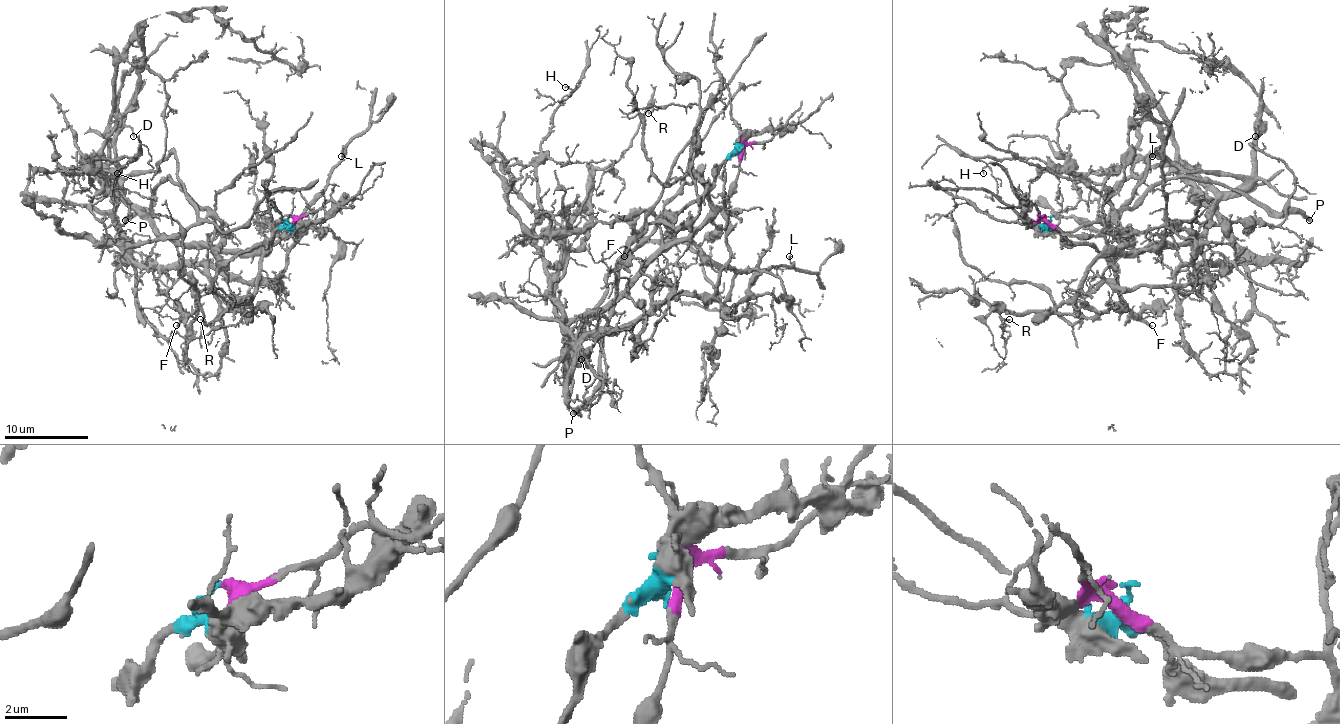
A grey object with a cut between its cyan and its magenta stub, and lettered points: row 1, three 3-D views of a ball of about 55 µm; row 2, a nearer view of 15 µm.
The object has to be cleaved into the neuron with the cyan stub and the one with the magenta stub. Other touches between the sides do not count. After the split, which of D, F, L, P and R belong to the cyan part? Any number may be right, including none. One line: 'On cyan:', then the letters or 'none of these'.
On cyan: F, P

